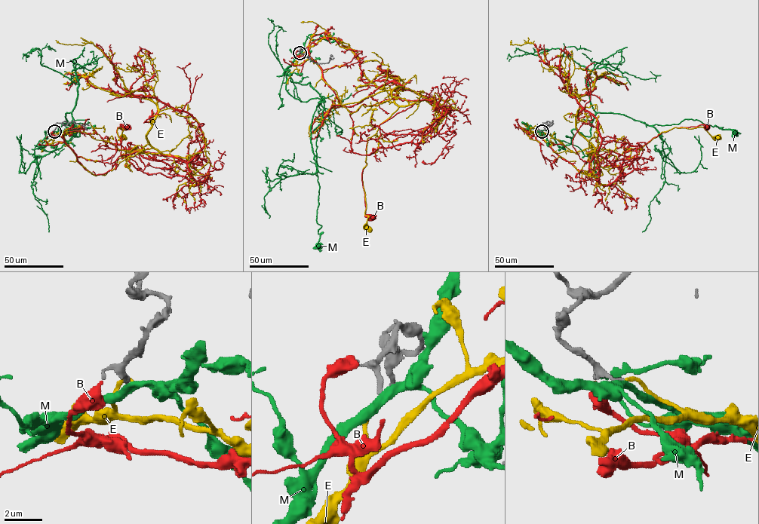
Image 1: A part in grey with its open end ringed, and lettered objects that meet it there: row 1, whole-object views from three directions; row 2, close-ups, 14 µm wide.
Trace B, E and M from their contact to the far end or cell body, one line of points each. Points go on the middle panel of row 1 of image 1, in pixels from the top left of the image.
B: (298, 50), (352, 111), (416, 101), (367, 139), (370, 218)
E: (299, 53), (308, 53), (350, 113), (394, 97), (408, 102), (367, 139), (362, 177), (367, 228)
M: (299, 53), (283, 75), (293, 81), (309, 83), (324, 102), (318, 102), (311, 127), (319, 185), (318, 245)

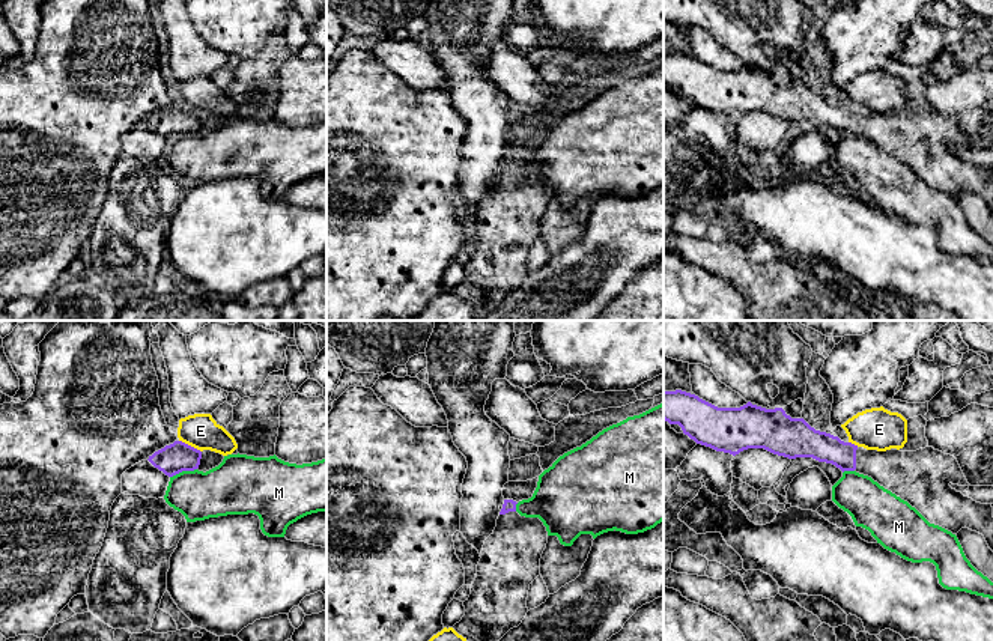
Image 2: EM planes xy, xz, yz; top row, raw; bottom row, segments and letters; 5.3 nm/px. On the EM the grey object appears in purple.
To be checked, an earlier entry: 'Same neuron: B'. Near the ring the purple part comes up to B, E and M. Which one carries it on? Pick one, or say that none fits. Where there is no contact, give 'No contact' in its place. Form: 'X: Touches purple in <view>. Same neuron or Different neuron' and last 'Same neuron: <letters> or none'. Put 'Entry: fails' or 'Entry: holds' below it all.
B: No contact. Different neuron
E: Touches purple in xy. Different neuron
M: Touches purple in xy. Different neuron
Same neuron: none
Entry: fails

